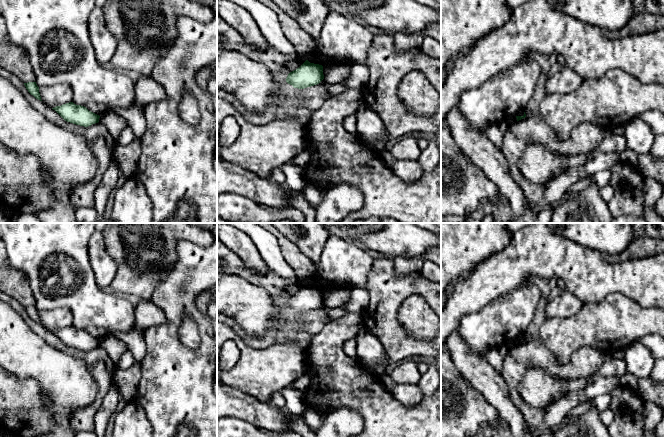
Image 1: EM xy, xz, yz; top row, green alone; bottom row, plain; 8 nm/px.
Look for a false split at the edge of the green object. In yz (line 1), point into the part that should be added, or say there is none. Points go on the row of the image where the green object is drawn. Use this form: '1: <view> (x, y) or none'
1: none

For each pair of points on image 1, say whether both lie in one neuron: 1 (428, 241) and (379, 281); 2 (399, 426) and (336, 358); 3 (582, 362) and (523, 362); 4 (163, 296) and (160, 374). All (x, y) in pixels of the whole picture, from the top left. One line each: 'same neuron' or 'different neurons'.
1: different neurons
2: same neuron
3: same neuron
4: same neuron

